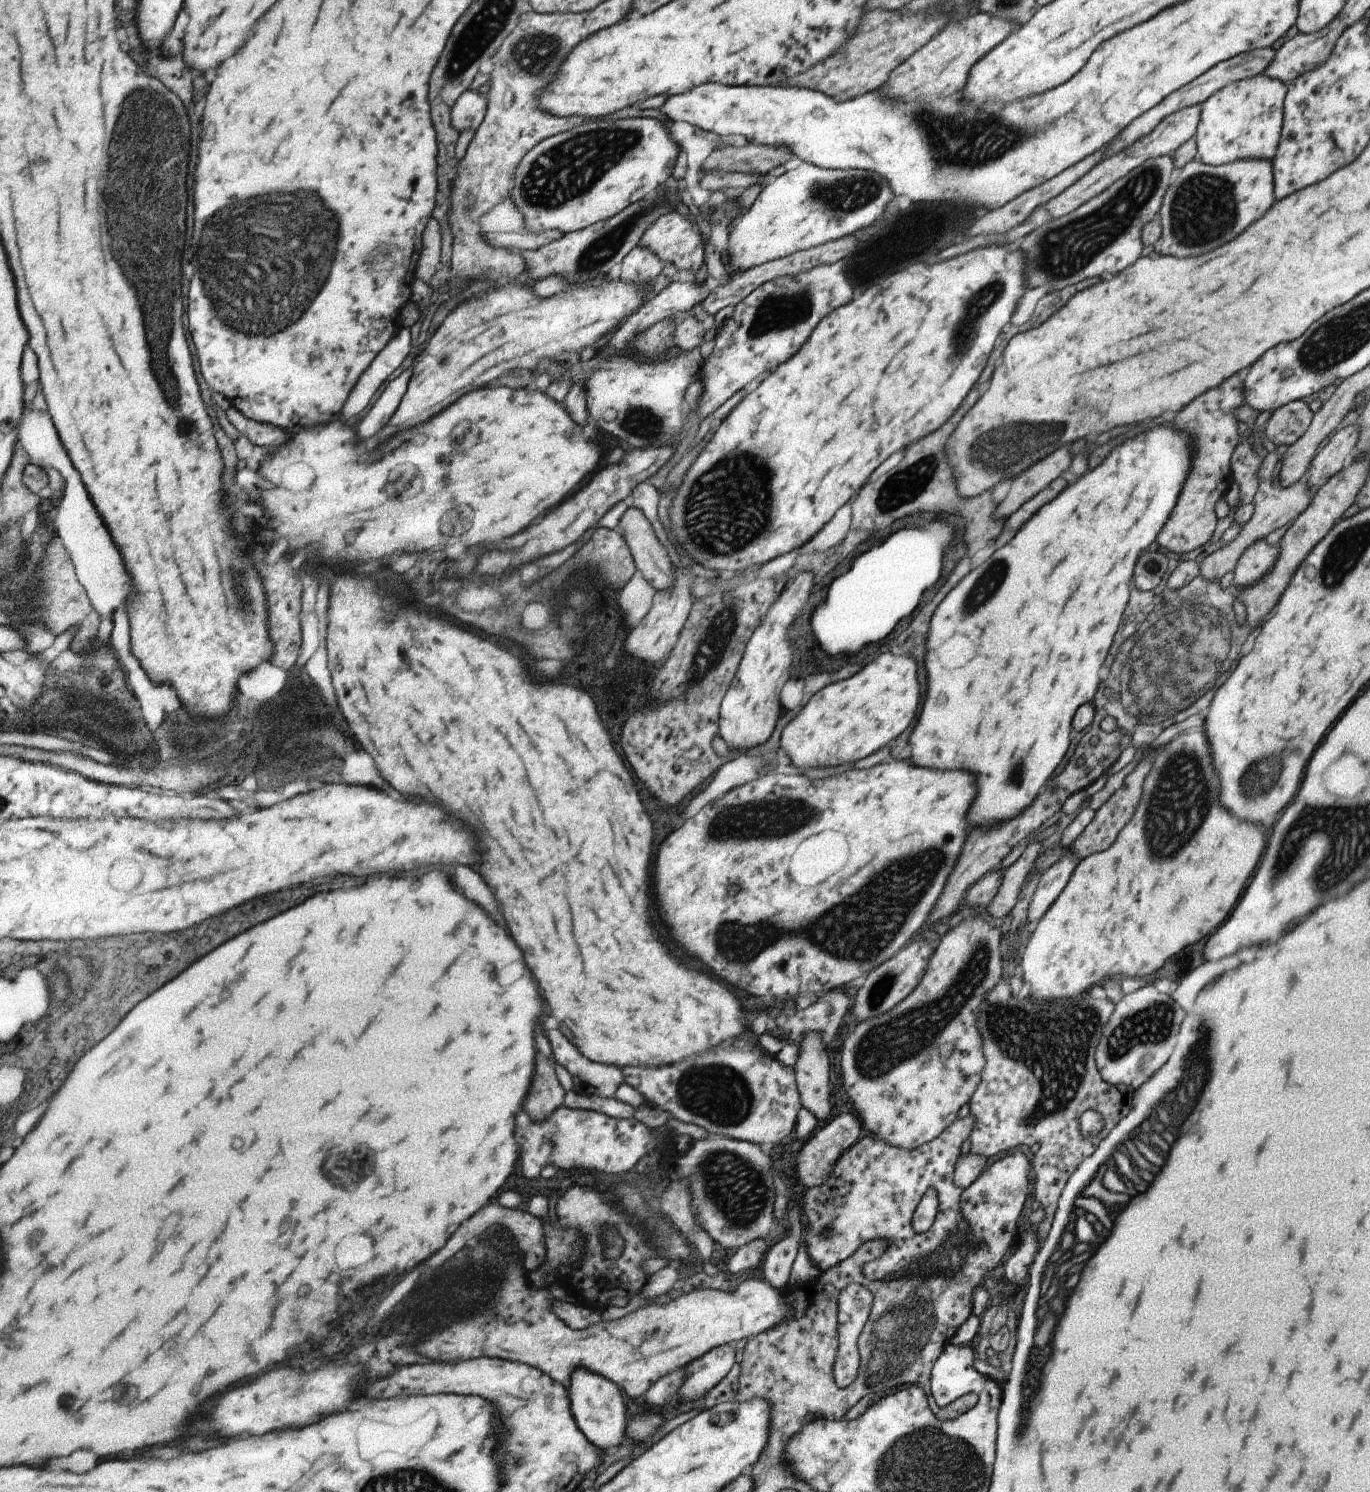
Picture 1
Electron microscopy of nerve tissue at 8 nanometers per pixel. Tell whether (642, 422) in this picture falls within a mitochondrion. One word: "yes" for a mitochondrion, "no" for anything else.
yes

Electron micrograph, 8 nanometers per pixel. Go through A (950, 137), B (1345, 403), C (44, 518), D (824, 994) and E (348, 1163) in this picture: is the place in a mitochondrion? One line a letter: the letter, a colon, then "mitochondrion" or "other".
A: mitochondrion
B: other
C: other
D: other
E: mitochondrion

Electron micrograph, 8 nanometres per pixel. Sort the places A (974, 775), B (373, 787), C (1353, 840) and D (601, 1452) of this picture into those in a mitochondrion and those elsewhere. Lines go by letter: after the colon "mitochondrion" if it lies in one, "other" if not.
A: other
B: other
C: mitochondrion
D: other

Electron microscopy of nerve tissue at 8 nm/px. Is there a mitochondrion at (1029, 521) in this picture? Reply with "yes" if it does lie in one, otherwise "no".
no

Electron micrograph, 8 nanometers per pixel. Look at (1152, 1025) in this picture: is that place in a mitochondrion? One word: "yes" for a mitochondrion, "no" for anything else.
yes

